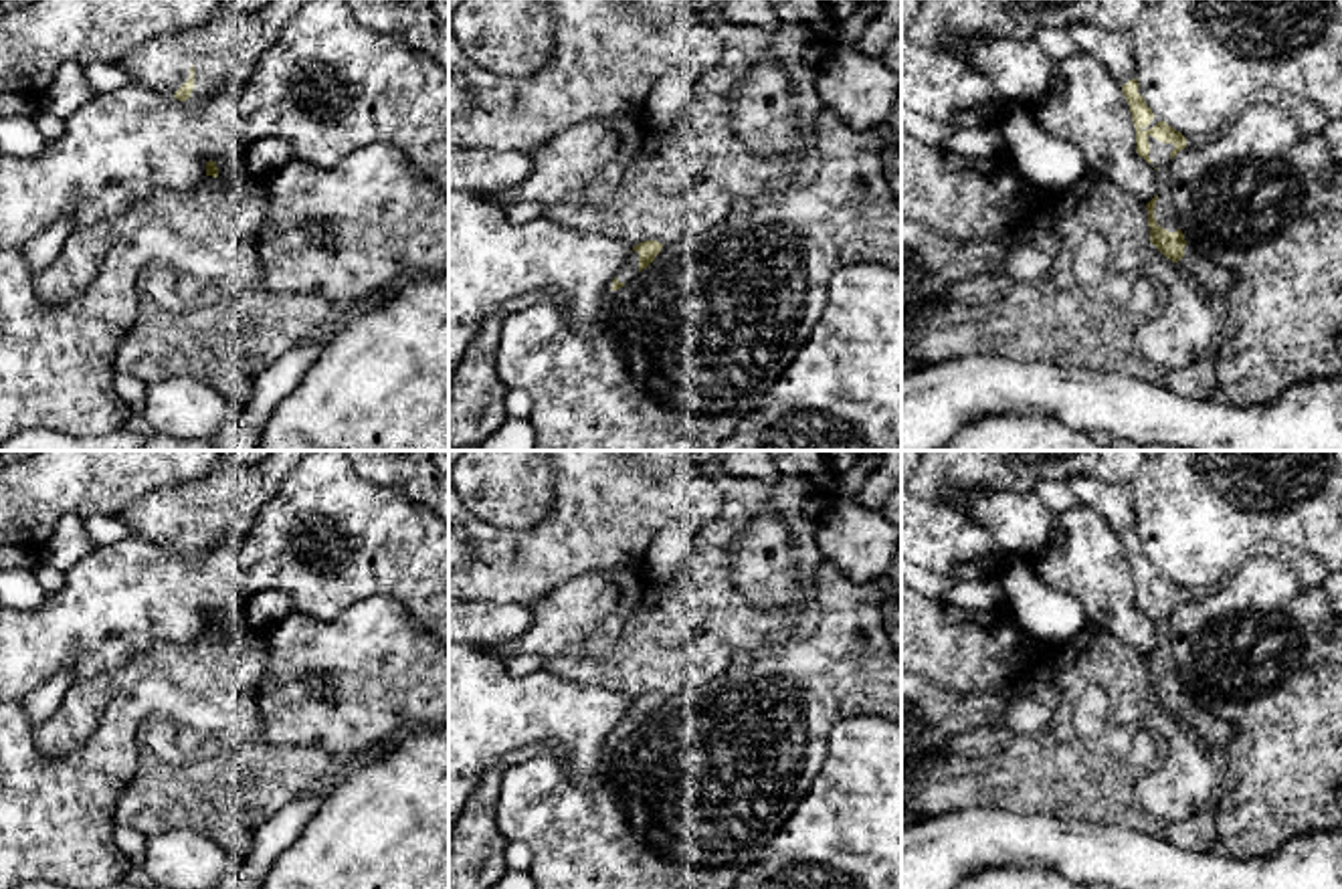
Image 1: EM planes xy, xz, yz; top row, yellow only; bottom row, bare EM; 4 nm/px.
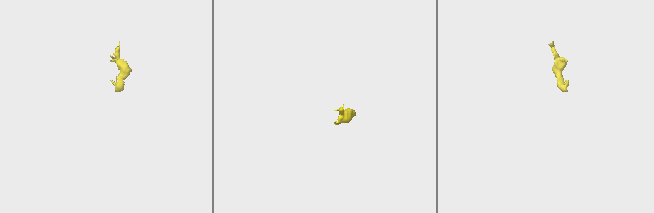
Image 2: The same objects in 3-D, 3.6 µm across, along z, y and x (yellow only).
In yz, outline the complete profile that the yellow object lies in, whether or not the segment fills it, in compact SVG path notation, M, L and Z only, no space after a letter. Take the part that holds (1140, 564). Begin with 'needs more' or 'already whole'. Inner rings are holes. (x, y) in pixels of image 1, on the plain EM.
needs more | M1071 477L1067 487L1081 505L1097 511L1118 533L1130 558L1136 580L1136 604L1152 620L1168 618L1186 600L1186 590L1162 574L1144 554L1136 531L1134 495L1130 485L1116 485L1091 477Z

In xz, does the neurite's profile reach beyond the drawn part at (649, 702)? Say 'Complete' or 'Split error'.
Split error

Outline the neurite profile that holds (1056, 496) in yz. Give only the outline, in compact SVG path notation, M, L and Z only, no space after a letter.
M1041 481L1035 487L1035 495L1043 501L1045 507L1049 507L1053 513L1063 513L1067 509L1073 509L1079 505L1073 491L1067 487L1067 483L1061 481Z

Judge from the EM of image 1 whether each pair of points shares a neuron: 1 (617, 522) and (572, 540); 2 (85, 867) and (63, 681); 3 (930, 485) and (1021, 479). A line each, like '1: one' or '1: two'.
1: one
2: two
3: one

